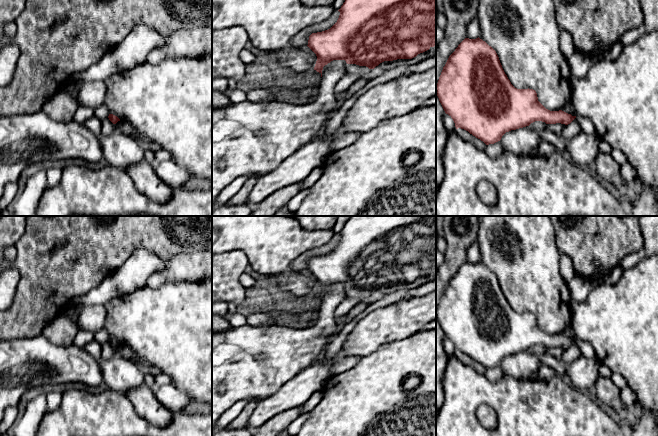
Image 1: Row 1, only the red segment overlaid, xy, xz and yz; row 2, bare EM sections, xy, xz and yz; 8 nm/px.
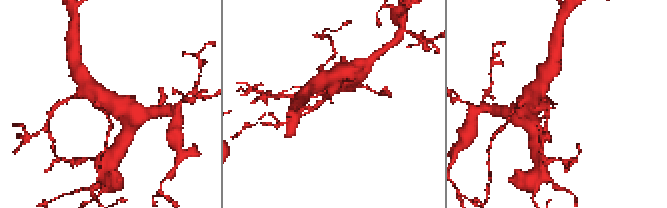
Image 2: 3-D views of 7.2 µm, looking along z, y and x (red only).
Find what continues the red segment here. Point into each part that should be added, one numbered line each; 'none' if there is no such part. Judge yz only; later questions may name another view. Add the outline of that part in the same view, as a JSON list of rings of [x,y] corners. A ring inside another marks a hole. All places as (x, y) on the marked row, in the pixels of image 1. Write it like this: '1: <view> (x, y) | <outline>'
none

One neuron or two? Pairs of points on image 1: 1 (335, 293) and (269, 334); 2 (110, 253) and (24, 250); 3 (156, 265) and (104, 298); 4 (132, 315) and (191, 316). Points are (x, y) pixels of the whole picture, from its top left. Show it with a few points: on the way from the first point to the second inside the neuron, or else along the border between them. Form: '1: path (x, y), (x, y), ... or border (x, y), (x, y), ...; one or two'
1: path (326, 314), (326, 320), (310, 336), (290, 336); one
2: path (89, 254), (71, 259), (45, 259); one
3: path (143, 265), (116, 285); one
4: path (147, 316), (176, 316); one

